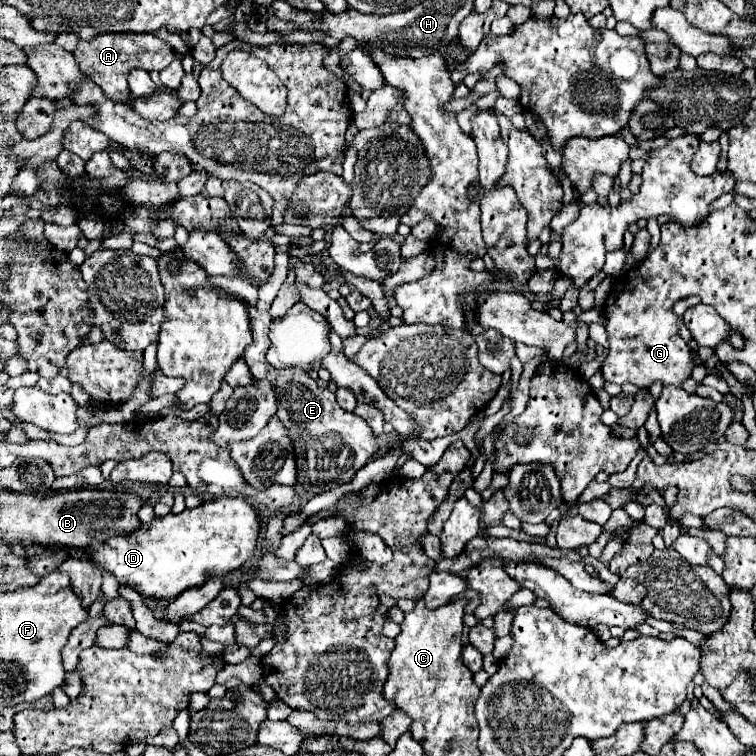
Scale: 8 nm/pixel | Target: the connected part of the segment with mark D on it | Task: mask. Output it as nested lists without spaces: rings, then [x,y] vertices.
[[[219,498],[213,502],[203,502],[193,510],[183,510],[181,514],[155,516],[153,522],[141,524],[137,534],[129,538],[109,538],[105,546],[89,546],[87,552],[93,564],[109,570],[119,584],[131,586],[145,598],[155,600],[173,600],[191,586],[199,586],[211,576],[225,576],[235,568],[241,568],[245,562],[253,560],[253,550],[257,534],[261,530],[261,514],[241,498]]]

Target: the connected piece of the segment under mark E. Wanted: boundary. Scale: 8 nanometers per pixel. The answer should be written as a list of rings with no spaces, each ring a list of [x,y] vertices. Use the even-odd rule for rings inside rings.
[[[245,302],[245,306],[250,319],[253,344],[247,346],[243,358],[251,374],[257,380],[271,382],[271,386],[277,392],[277,416],[283,422],[283,426],[289,428],[289,438],[293,442],[297,462],[297,482],[313,494],[327,492],[337,484],[349,482],[353,474],[377,454],[375,436],[369,424],[363,418],[357,418],[353,412],[345,412],[341,406],[337,406],[335,394],[327,388],[319,388],[307,372],[285,368],[283,374],[283,370],[269,366],[266,354],[269,350],[268,332],[272,317],[267,311],[258,310],[249,302]]]

